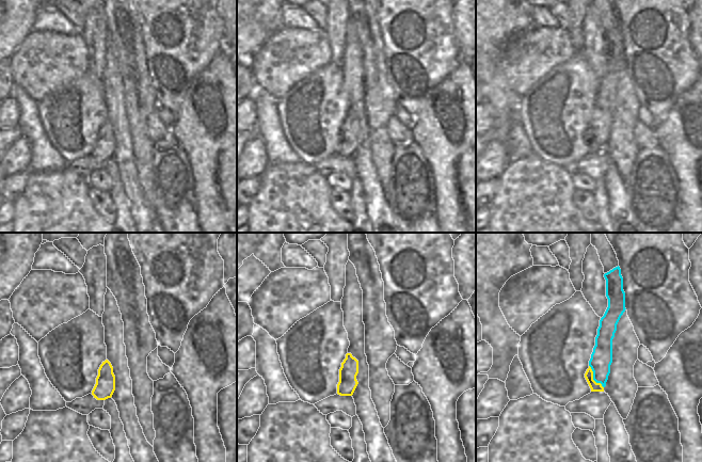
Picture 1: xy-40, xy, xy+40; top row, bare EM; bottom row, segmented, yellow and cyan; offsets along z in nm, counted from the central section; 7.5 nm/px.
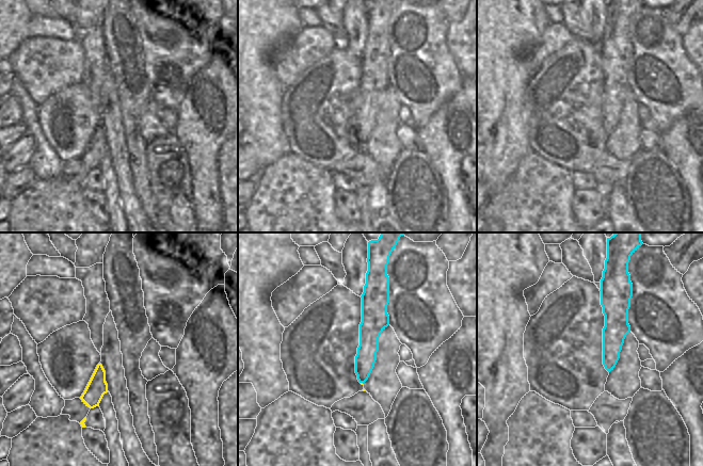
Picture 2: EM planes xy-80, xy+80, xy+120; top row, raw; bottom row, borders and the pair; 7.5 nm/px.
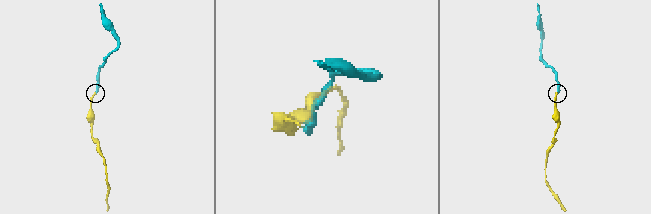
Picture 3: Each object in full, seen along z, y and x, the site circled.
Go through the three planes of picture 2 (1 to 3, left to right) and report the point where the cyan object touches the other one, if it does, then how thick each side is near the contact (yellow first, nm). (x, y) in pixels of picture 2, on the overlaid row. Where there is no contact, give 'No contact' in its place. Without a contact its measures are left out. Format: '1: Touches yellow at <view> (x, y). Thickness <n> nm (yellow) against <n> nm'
1: No contact
2: No contact
3: No contact

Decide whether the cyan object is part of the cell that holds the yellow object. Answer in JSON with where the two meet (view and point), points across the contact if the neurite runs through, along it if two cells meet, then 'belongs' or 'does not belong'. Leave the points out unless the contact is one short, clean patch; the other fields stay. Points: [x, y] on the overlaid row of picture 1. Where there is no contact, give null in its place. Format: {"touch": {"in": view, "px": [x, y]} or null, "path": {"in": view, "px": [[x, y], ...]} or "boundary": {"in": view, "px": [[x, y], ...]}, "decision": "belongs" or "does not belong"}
{"touch": {"in": "xy+40", "px": [592, 378]}, "path": {"in": "xy+40", "px": [[594, 386], [592, 378], [599, 370], [601, 360]]}, "decision": "belongs"}

